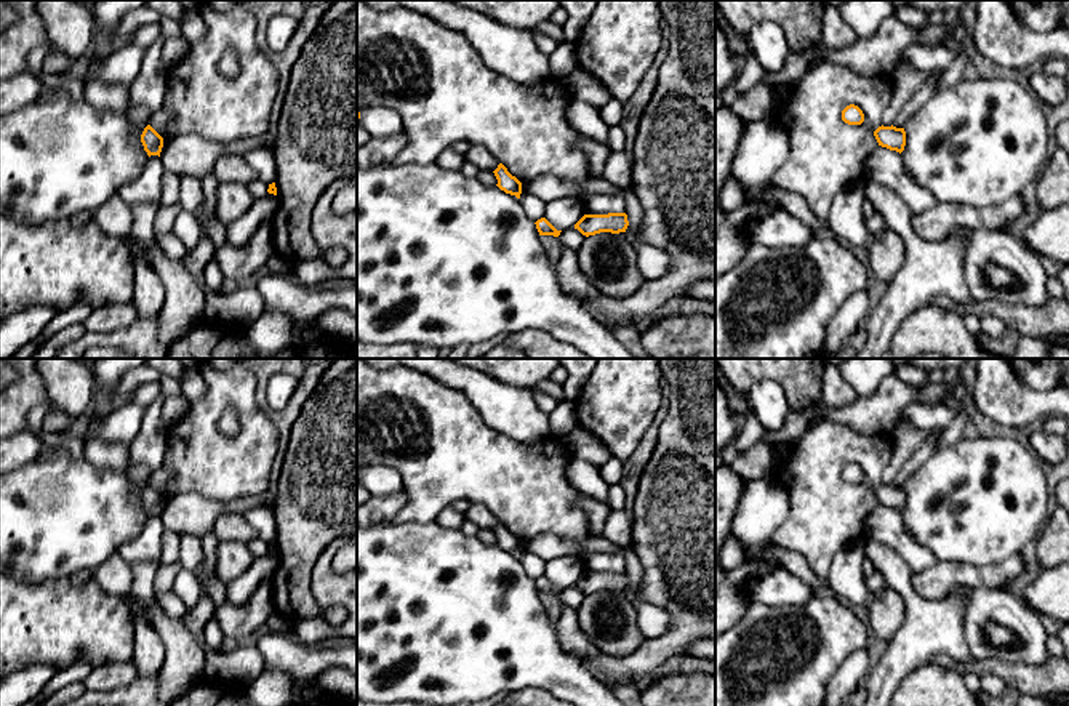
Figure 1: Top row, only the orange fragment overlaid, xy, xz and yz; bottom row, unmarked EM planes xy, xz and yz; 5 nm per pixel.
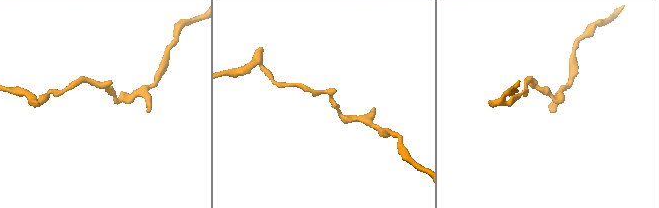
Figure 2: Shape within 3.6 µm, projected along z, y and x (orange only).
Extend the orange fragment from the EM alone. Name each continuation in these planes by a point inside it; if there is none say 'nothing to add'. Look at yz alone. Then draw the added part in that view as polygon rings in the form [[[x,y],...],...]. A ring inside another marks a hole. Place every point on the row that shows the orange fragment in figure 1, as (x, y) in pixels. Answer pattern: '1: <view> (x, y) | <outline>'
1: yz (928, 88) | [[[943,70],[931,72],[930,78],[912,94],[912,98],[898,114],[893,126],[906,126],[907,120],[936,93],[941,77]]]

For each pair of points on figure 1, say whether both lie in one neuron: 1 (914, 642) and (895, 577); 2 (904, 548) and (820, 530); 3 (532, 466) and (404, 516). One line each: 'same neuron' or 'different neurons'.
1: same neuron
2: different neurons
3: same neuron

